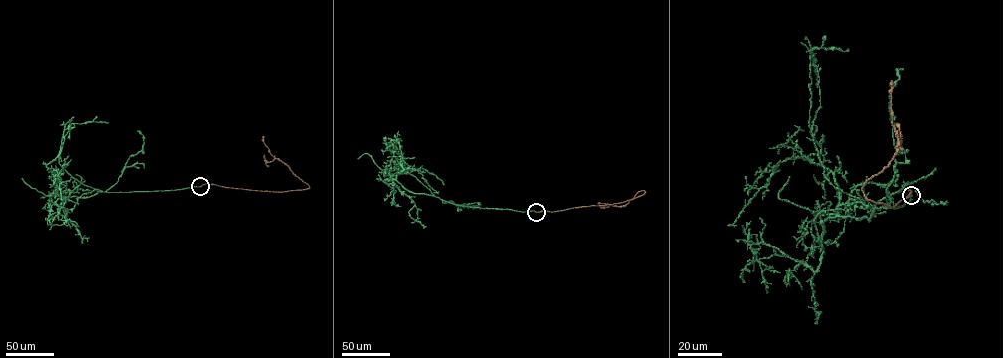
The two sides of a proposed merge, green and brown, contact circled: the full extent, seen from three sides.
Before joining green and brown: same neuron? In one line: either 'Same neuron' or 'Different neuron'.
Same neuron

